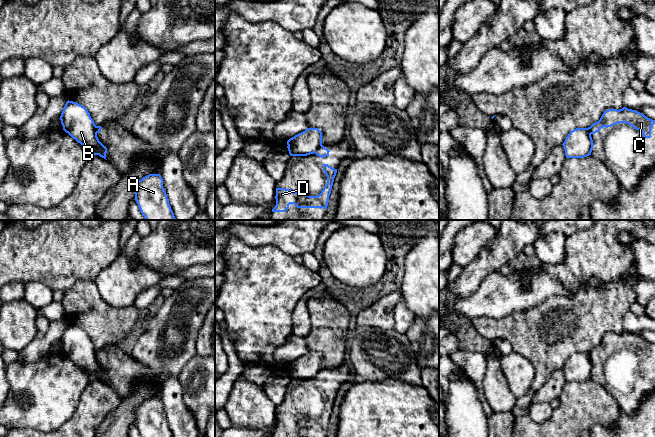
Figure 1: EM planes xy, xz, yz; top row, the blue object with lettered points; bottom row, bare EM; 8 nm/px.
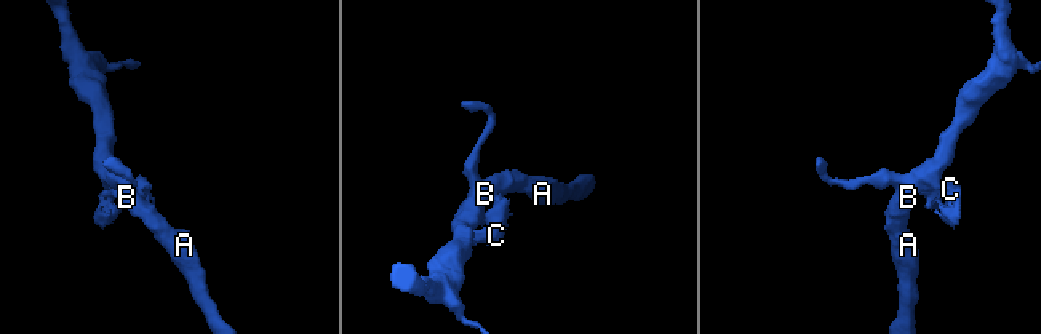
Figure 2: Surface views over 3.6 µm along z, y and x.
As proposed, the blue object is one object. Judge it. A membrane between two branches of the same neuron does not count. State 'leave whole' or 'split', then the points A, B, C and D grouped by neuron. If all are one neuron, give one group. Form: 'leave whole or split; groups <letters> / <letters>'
split; groups A B / C D

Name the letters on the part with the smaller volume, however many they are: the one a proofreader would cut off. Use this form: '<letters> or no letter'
C, D

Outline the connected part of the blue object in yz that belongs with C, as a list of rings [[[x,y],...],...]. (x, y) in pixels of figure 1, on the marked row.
[[[623,107],[620,110],[608,109],[606,110],[598,122],[593,123],[590,126],[590,133],[595,134],[599,132],[603,127],[611,127],[619,123],[627,123],[634,129],[643,133],[645,138],[651,137],[651,127],[655,124],[655,120],[646,117],[644,114]]]

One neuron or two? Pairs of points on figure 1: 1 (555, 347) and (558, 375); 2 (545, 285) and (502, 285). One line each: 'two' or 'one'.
1: two
2: one

